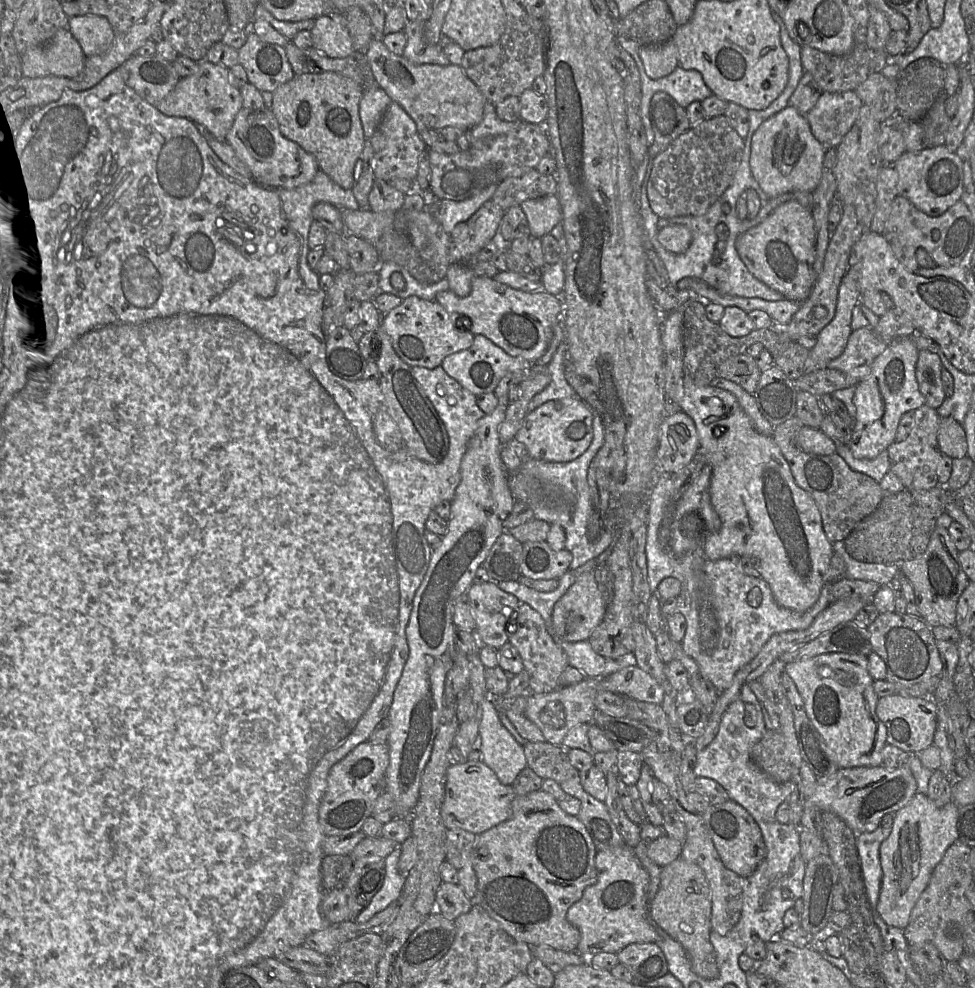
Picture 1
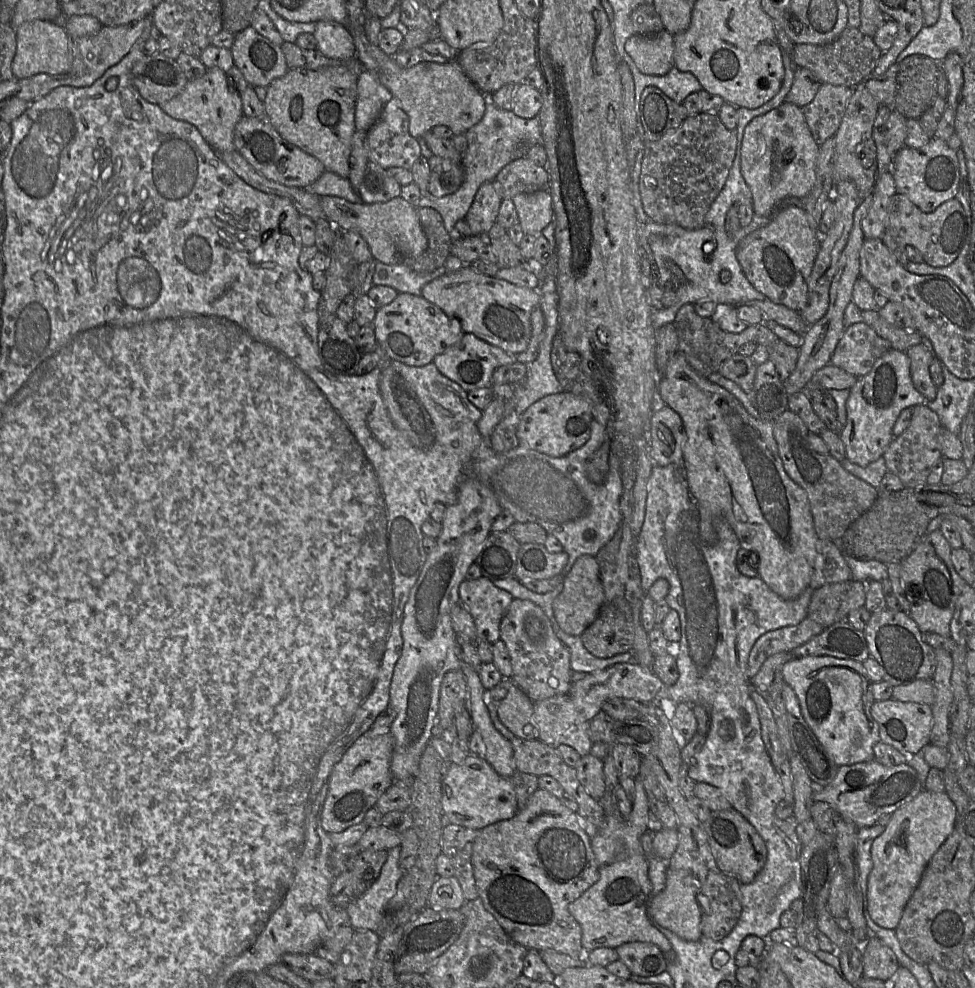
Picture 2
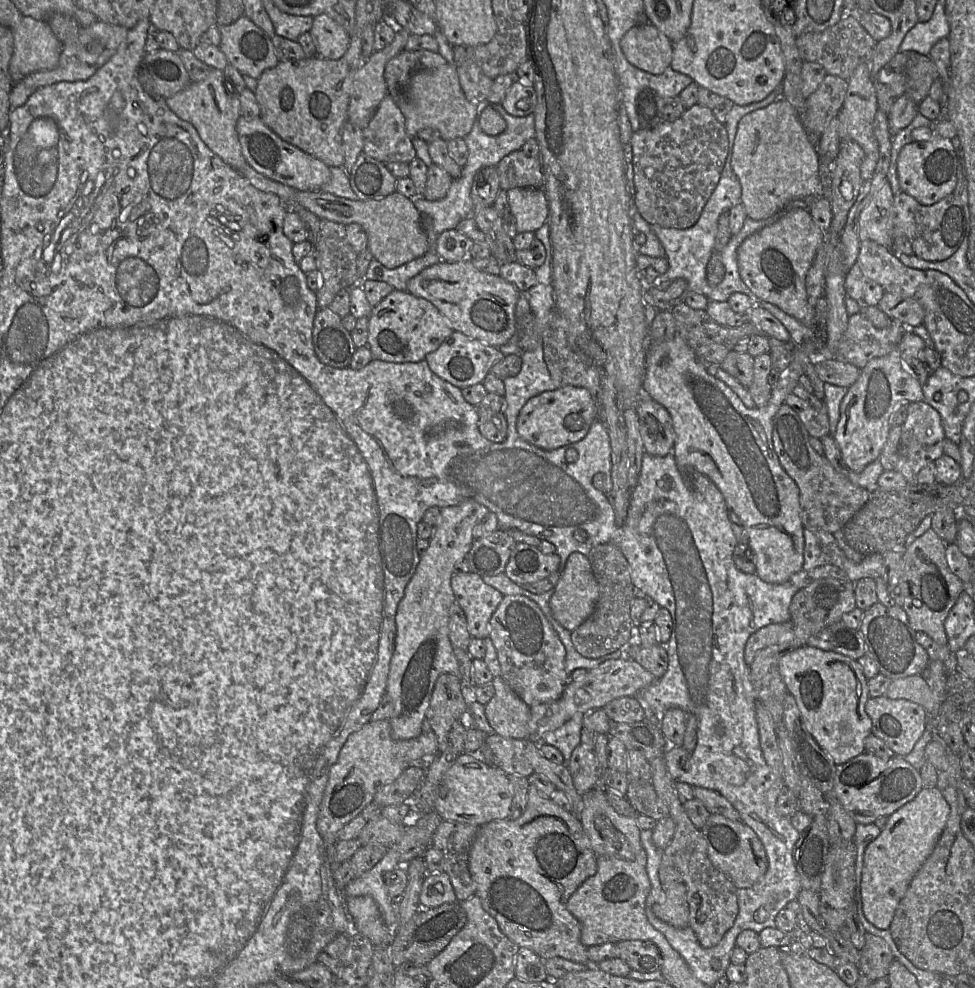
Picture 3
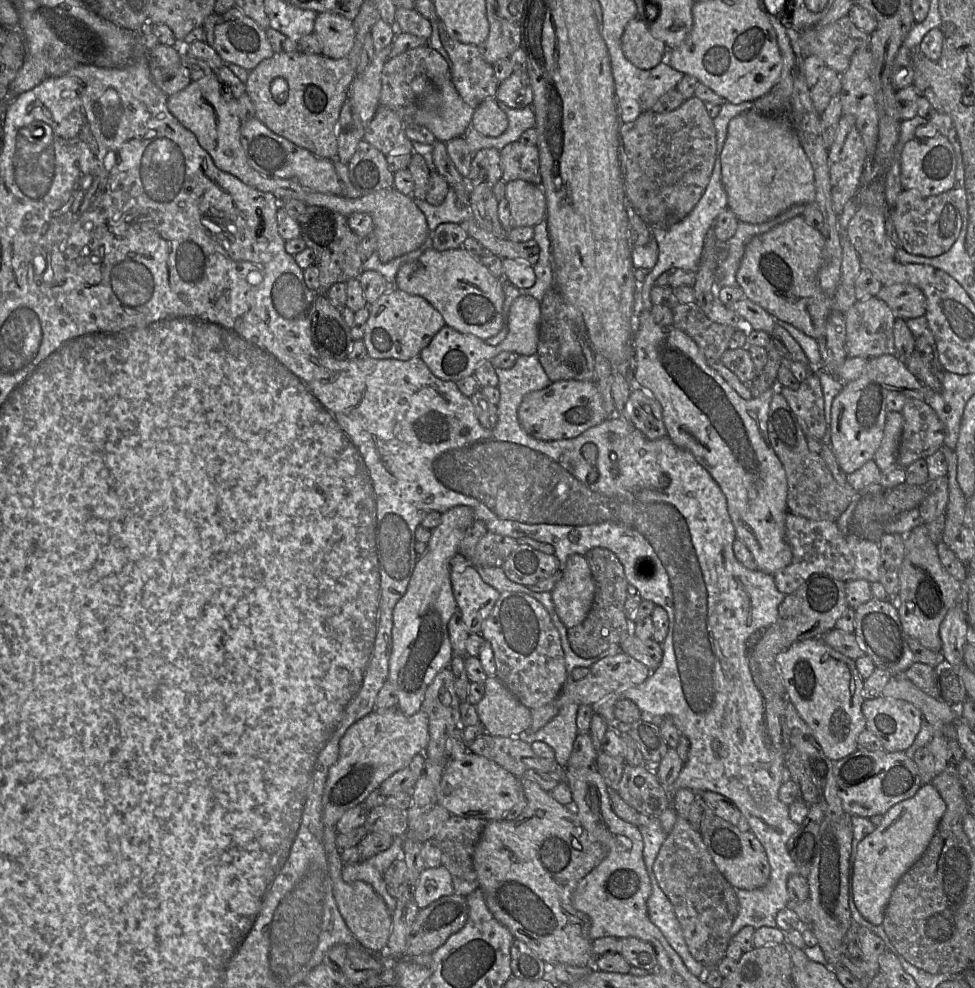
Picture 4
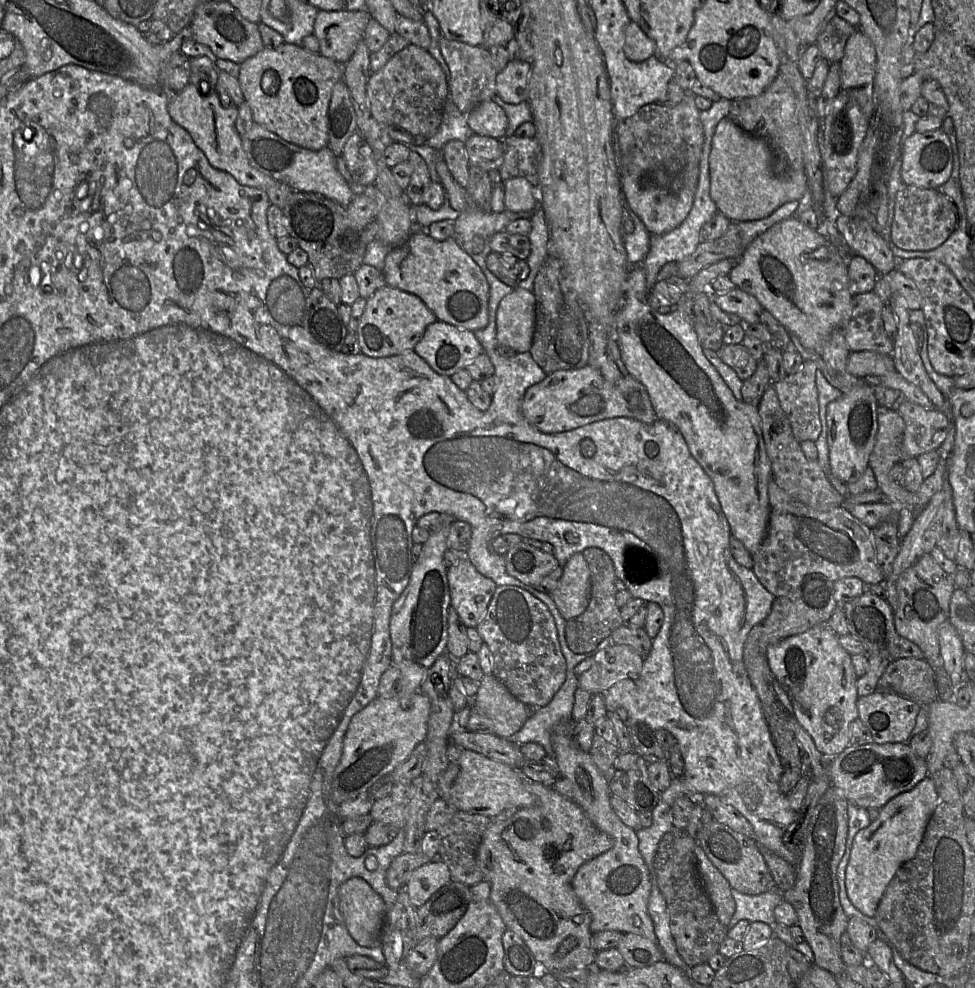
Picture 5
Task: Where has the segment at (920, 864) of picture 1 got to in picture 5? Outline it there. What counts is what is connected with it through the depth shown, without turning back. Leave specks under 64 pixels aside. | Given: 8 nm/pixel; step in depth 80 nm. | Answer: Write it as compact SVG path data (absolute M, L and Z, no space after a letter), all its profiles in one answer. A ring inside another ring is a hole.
M927 776L911 790L890 799L879 810L879 816L857 832L846 868L845 884L851 903L862 914L875 917L879 901L896 871L915 856L937 804L938 793L931 776Z

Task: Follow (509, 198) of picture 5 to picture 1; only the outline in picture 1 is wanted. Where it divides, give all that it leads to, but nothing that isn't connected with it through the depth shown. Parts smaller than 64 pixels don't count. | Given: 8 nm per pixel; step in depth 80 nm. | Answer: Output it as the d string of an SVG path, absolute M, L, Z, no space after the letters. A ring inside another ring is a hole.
M555 194L531 198L519 205L525 213L531 237L542 237L550 233L561 220L559 199Z

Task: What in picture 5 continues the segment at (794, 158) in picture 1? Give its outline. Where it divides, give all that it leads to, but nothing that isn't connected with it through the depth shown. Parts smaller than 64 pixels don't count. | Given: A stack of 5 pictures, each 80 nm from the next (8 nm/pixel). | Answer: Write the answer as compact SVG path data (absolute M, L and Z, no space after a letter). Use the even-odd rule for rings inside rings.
M729 118L716 126L709 153L709 176L711 198L718 212L732 222L766 218L787 202L799 201L809 191L804 169L787 170L785 175L778 176L768 142L746 133Z

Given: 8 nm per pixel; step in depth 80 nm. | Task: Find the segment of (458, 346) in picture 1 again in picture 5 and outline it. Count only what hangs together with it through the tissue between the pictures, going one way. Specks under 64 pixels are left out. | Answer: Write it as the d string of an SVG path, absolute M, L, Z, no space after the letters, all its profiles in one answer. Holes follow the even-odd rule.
M385 285L366 299L365 310L355 334L361 354L370 357L394 356L413 350L426 328L436 321L435 314L418 296Z

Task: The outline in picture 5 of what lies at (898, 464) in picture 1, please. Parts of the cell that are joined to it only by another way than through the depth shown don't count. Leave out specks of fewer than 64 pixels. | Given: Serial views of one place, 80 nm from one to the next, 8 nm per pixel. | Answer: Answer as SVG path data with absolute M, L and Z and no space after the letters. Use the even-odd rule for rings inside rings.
M904 401L897 412L905 423L903 460L940 451L950 430L950 420L944 412L935 408L926 409L908 401Z

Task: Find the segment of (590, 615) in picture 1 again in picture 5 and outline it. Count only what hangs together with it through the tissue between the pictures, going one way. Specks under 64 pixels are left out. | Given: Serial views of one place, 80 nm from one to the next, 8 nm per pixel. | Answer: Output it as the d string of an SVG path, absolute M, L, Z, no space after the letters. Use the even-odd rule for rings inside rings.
M574 553L563 566L563 574L550 594L565 620L575 618L585 611L590 586L588 563L582 553Z

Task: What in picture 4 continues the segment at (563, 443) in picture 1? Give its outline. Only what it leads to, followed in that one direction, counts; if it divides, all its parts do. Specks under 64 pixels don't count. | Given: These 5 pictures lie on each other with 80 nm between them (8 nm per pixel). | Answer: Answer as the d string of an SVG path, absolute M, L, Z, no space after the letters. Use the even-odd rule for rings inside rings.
M560 380L546 388L528 393L518 409L521 427L530 436L543 441L571 439L609 418L595 382Z

